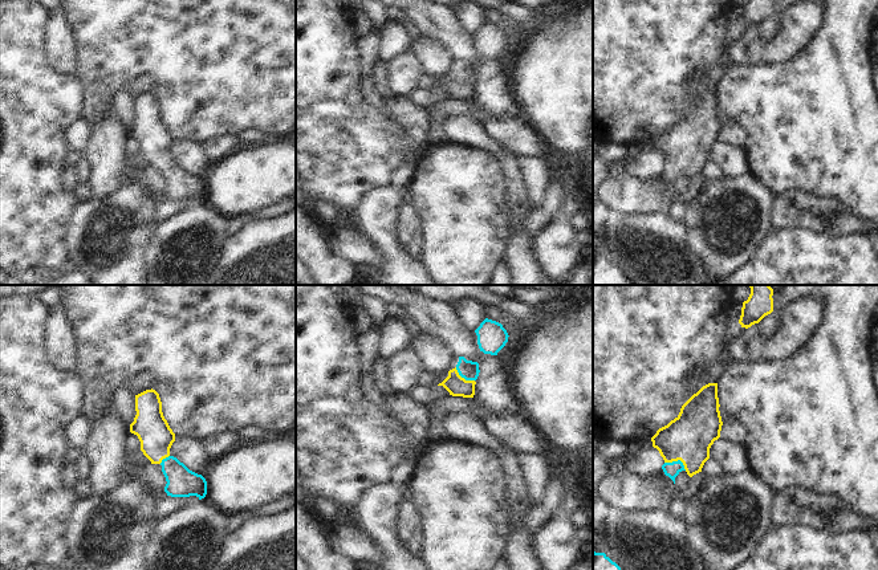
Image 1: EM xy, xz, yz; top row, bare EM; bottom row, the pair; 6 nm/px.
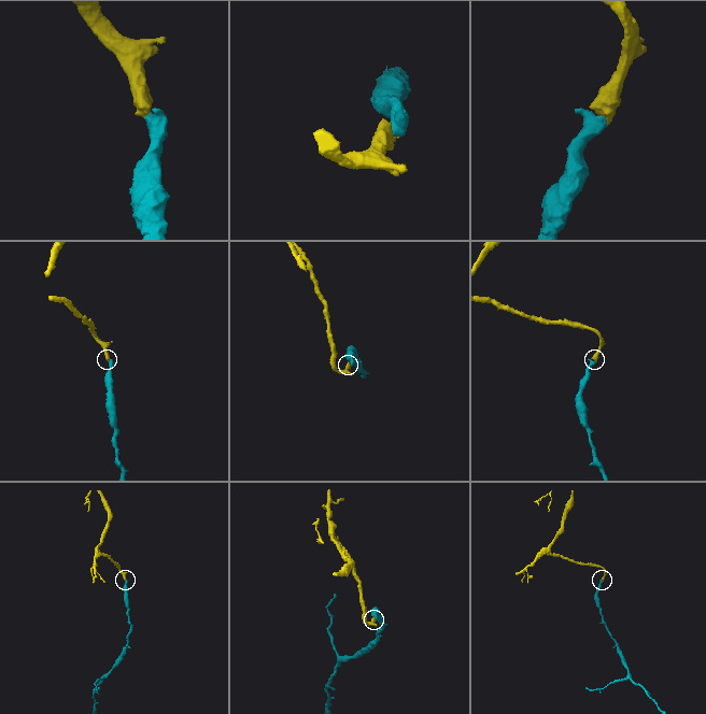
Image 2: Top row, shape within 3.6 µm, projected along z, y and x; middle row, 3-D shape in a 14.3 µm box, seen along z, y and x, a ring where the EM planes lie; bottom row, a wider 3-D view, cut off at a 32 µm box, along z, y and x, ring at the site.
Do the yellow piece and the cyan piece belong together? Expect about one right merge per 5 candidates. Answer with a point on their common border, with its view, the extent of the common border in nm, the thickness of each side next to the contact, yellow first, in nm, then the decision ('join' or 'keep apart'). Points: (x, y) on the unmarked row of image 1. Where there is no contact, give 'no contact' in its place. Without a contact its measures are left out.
meets yellow in yz at (677, 163); contact 140 nm long; 280 nm thick on the yellow side, 90 nm on the other; join

